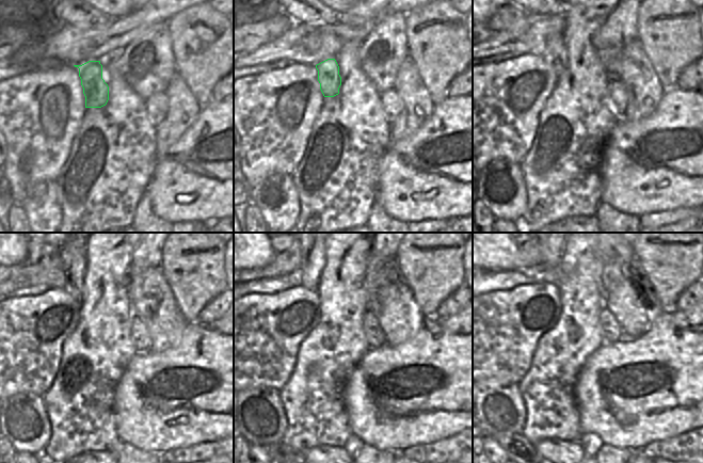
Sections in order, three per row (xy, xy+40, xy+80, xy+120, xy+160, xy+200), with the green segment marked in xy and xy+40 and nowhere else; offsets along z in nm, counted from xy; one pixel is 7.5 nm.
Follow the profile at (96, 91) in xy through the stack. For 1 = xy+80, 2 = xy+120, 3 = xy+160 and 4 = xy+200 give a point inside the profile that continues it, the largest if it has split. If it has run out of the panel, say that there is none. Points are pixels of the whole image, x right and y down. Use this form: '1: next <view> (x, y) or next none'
1: next xy+80 (557, 56)
2: next xy+120 (77, 254)
3: next xy+160 (316, 254)
4: next xy+200 (554, 254)

